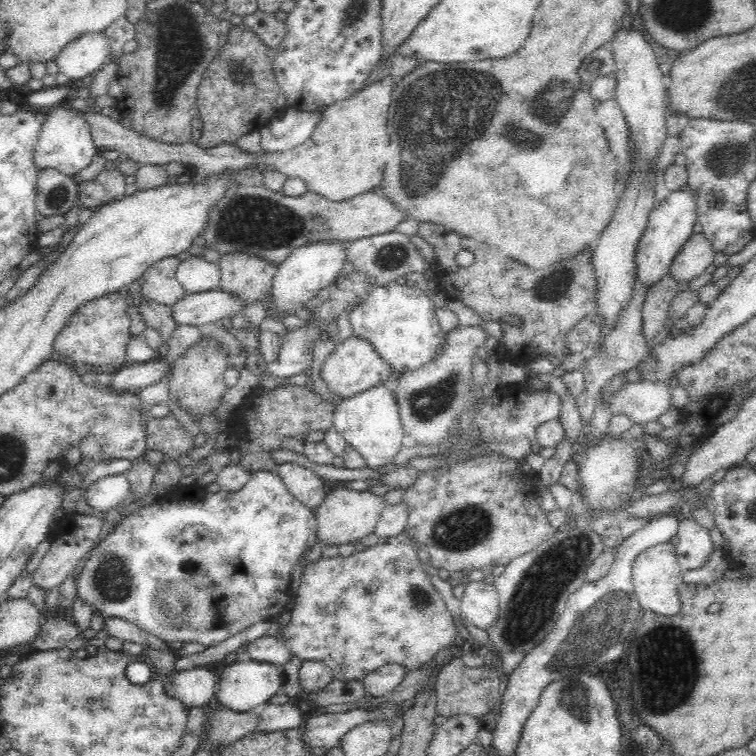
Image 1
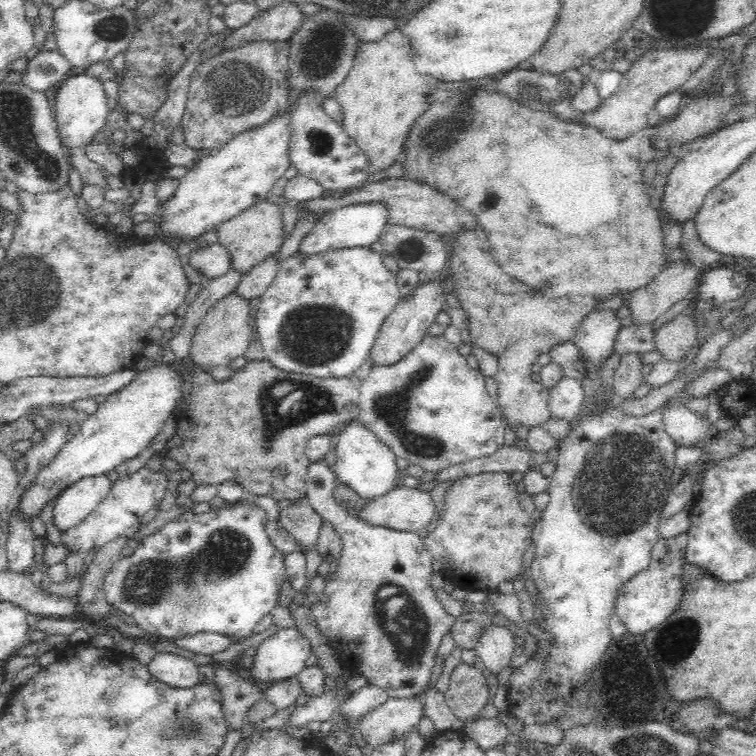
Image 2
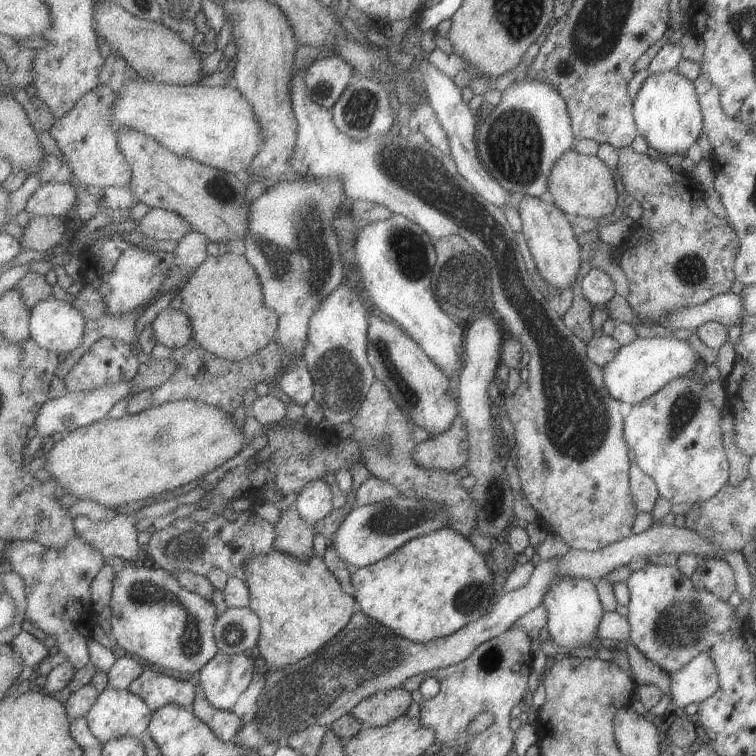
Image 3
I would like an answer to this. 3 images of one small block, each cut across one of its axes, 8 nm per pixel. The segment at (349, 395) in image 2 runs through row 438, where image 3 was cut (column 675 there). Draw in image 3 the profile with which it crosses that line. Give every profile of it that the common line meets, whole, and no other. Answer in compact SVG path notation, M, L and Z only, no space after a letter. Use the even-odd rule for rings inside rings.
M631 146L621 147L618 149L616 169L626 193L633 195L642 210L640 217L631 223L629 236L618 248L621 255L618 264L628 282L628 298L625 300L637 316L635 322L656 323L659 317L675 309L701 305L714 296L727 293L735 280L734 260L738 251L738 238L725 218L713 213L701 202L701 198L696 200L683 184L680 174L671 171L663 158L653 160L646 153L635 152Z

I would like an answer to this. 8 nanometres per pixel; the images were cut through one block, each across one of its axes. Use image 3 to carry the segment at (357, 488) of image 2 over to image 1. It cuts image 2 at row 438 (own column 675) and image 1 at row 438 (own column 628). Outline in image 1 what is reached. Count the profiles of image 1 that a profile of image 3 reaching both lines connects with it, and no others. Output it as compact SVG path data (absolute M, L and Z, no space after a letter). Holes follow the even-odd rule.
M389 384L341 399L334 408L333 427L348 446L360 453L364 466L375 470L394 462L394 457L403 446L402 438L405 432Z

